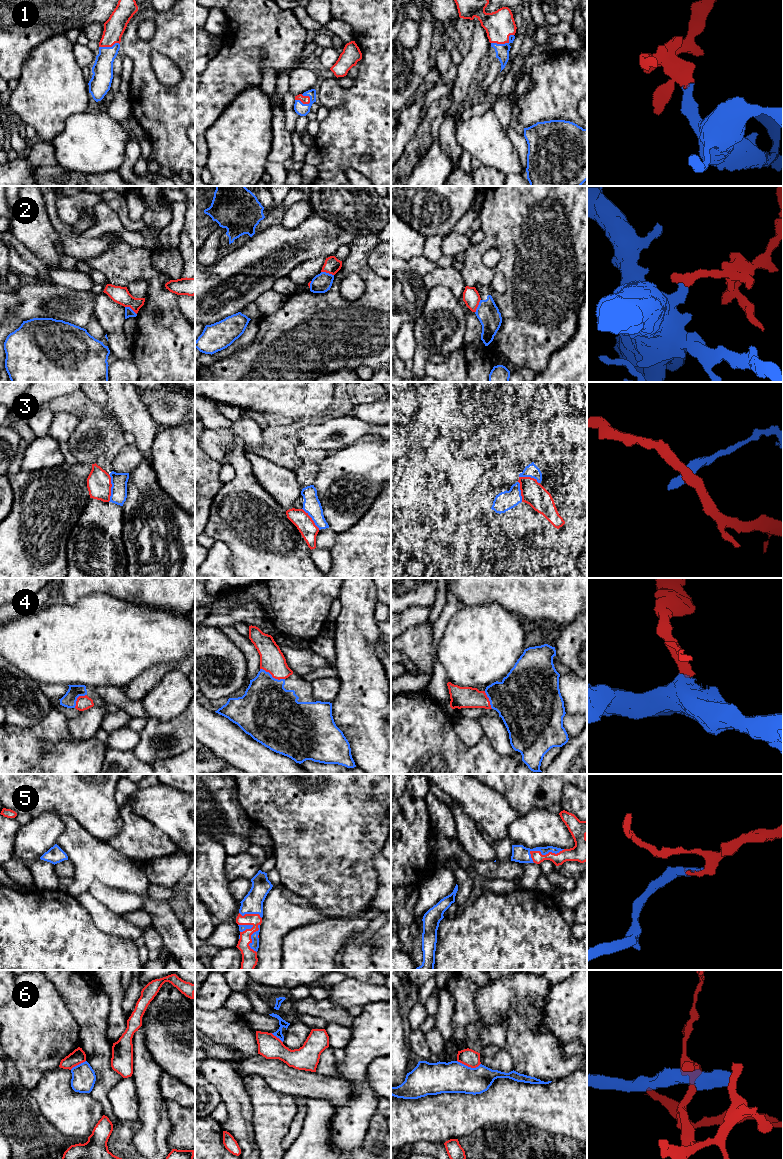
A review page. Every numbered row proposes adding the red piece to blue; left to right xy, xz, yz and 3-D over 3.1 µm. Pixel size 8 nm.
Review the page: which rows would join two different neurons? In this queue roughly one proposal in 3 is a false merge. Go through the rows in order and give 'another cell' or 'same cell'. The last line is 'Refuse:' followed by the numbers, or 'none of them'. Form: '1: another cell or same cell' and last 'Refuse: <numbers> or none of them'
1: same cell
2: another cell
3: another cell
4: same cell
5: same cell
6: another cell
Refuse: 2, 3, 6

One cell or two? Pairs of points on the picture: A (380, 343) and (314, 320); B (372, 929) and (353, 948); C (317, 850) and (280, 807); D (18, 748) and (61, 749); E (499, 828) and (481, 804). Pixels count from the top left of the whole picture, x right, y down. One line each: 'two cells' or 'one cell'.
A: one cell
B: one cell
C: one cell
D: one cell
E: one cell

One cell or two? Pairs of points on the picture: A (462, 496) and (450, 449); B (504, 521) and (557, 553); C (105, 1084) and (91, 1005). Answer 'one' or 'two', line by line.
A: two
B: one
C: one

